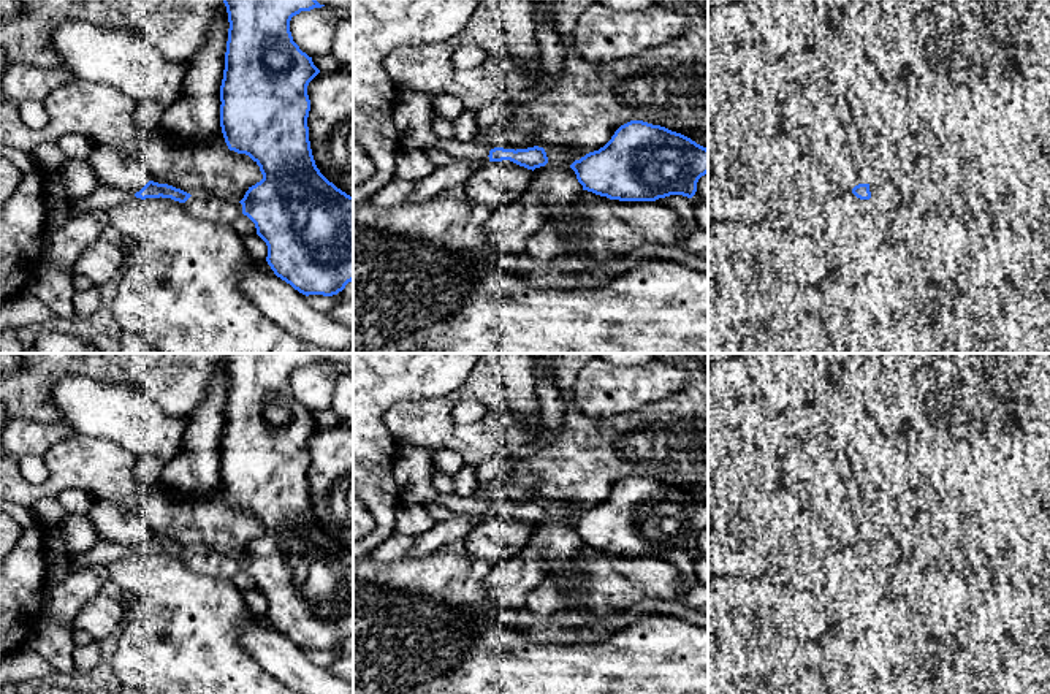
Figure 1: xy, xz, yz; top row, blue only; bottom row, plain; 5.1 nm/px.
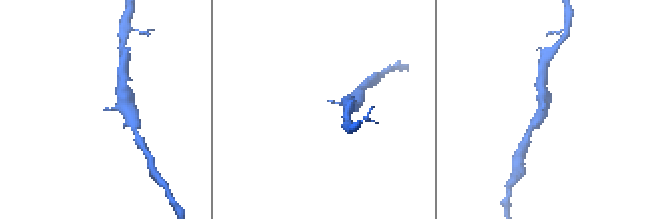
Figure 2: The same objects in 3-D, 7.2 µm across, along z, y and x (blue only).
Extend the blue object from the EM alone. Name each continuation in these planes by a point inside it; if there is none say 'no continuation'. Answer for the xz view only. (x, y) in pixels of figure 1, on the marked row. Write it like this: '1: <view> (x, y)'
1: xz (414, 111)

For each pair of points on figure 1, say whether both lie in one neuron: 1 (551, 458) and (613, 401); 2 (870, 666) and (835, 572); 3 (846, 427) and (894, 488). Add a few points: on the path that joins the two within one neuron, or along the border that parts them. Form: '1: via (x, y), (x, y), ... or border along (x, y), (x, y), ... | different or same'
1: border along (572, 388), (586, 415), (616, 417), (632, 409) | different
2: via (871, 642), (871, 612), (855, 596) | same
3: via (867, 427), (884, 442), (884, 455), (890, 468) | same

